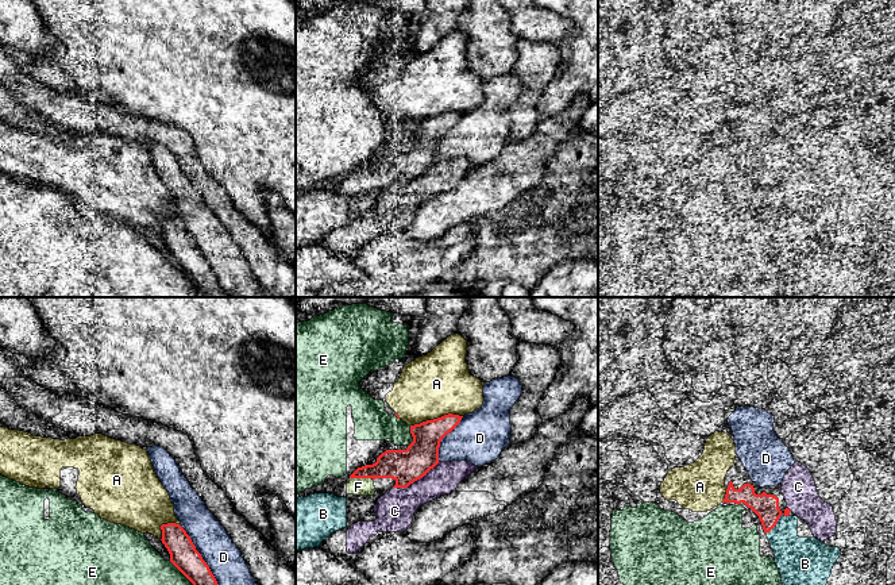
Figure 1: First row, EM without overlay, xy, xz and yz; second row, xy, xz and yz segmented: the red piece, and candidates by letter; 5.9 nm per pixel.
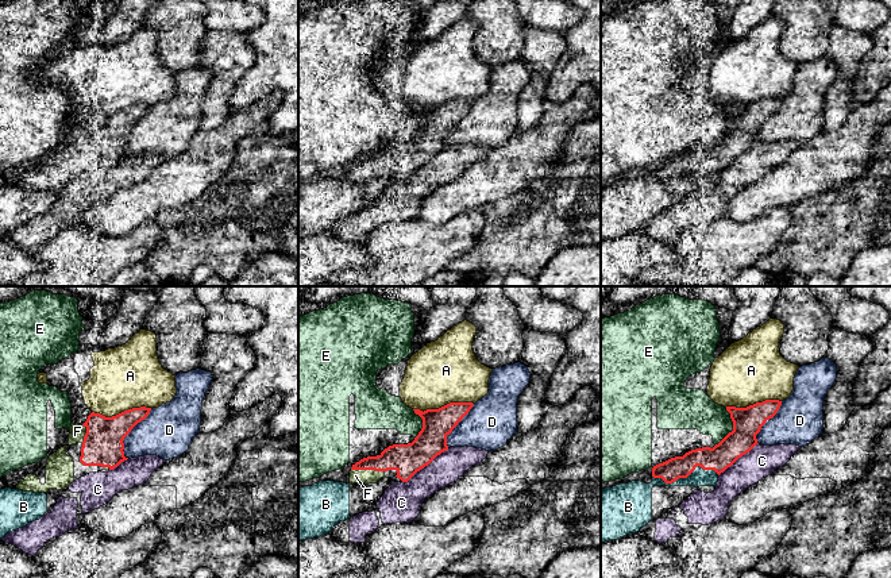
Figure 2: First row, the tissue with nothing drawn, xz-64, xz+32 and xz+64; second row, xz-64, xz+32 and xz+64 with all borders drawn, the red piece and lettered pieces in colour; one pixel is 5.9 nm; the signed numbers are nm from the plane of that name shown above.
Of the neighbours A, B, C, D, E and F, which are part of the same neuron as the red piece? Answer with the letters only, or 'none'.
F

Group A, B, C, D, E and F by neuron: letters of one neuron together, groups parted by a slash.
A / B / C / D / E / F

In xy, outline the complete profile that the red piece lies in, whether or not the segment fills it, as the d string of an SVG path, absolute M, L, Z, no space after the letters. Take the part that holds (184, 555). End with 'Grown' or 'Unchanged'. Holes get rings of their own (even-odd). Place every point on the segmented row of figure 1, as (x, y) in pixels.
M162 524L161 530L161 540L170 554L170 562L193 585L219 585L209 566L196 550L190 536L180 524Z. Unchanged

